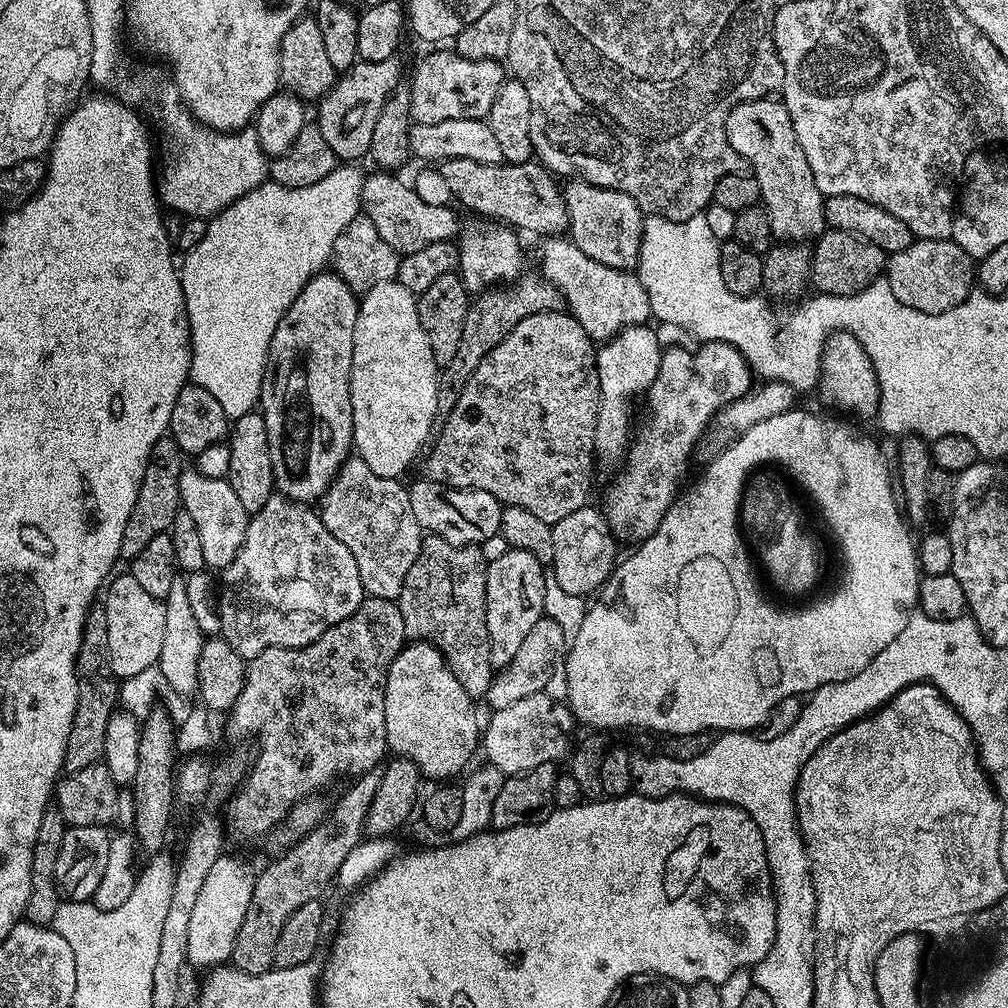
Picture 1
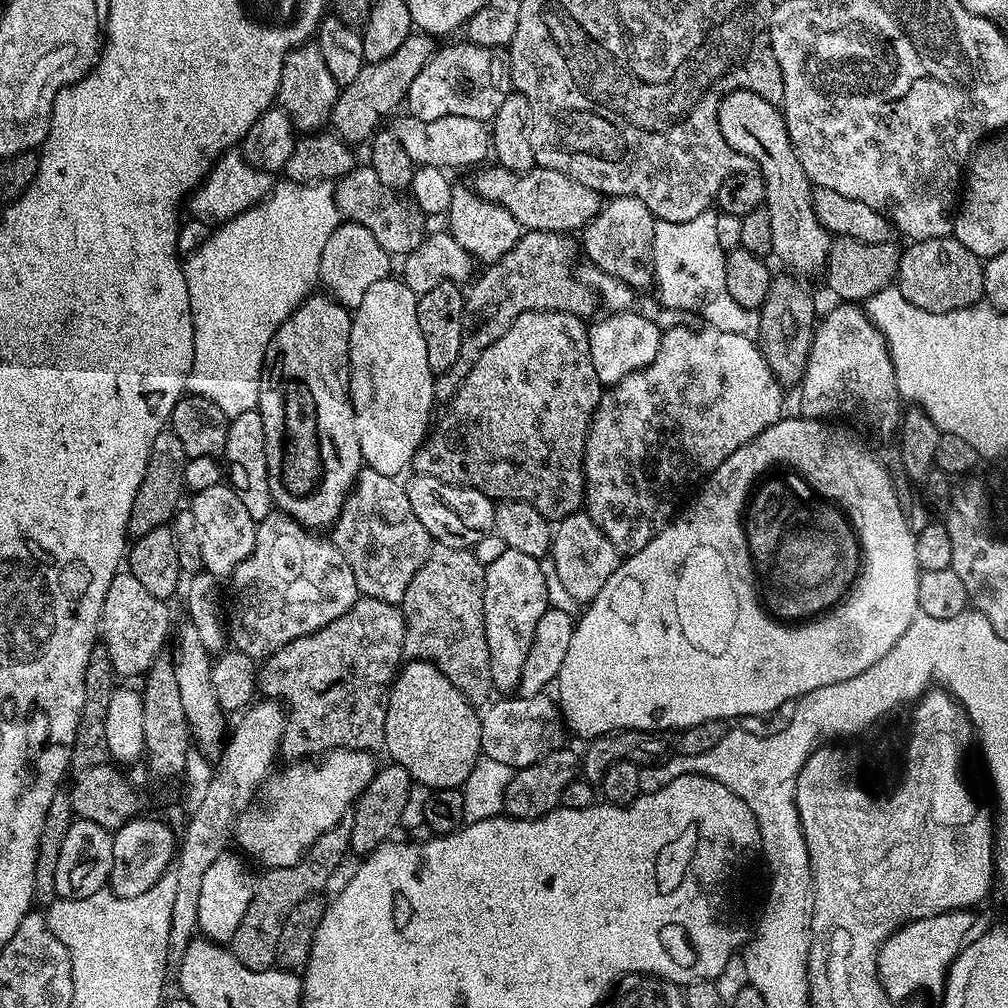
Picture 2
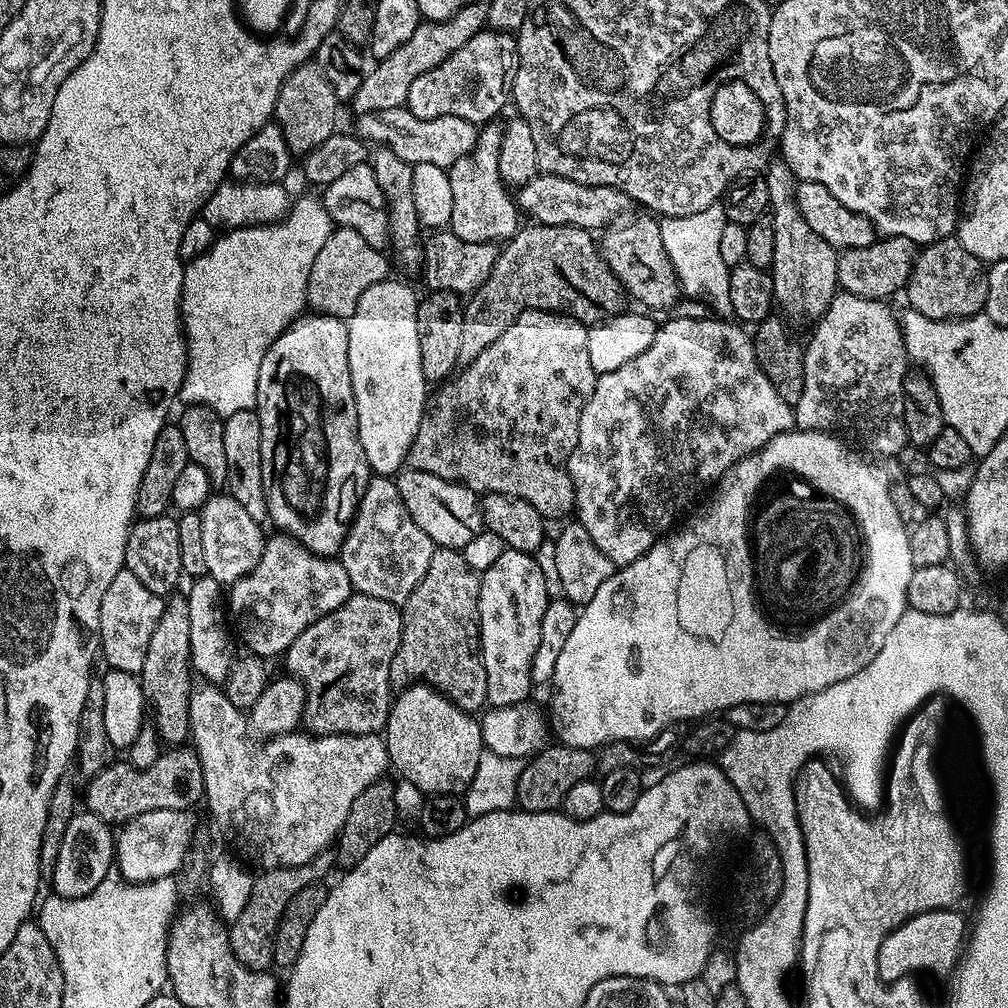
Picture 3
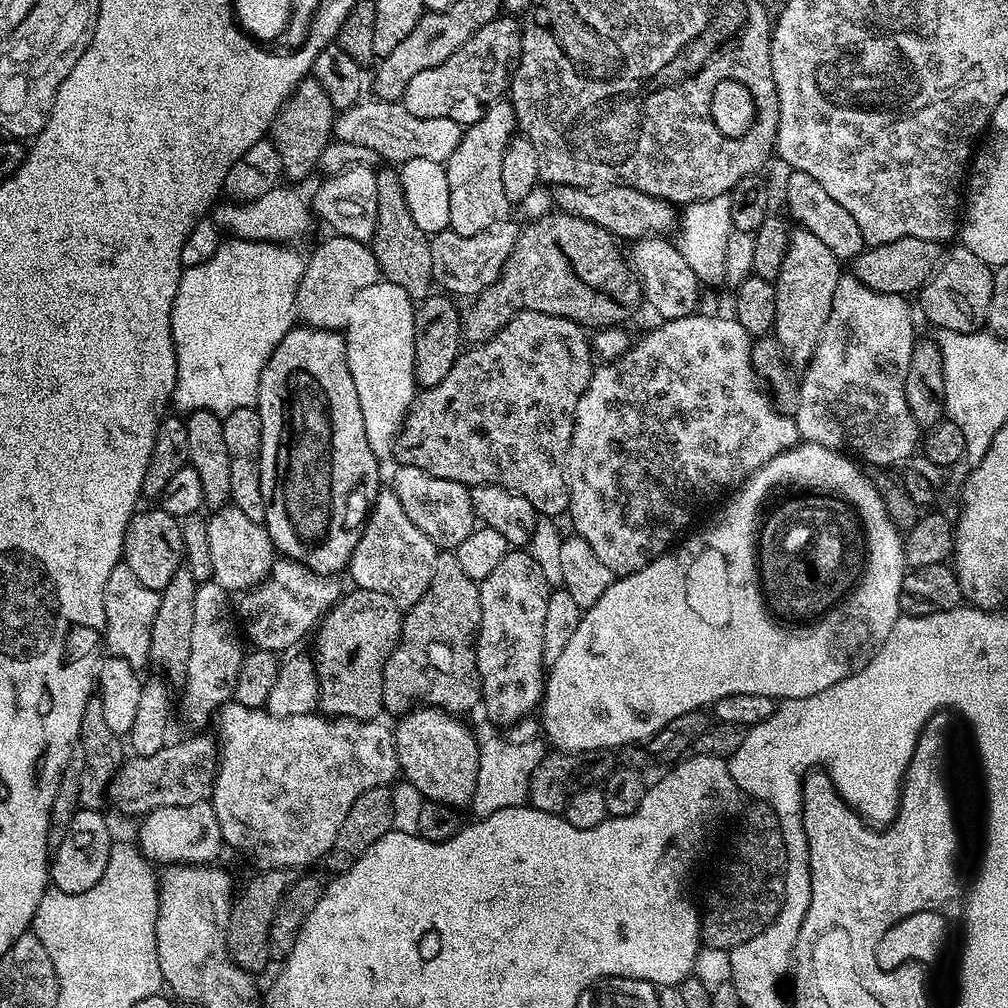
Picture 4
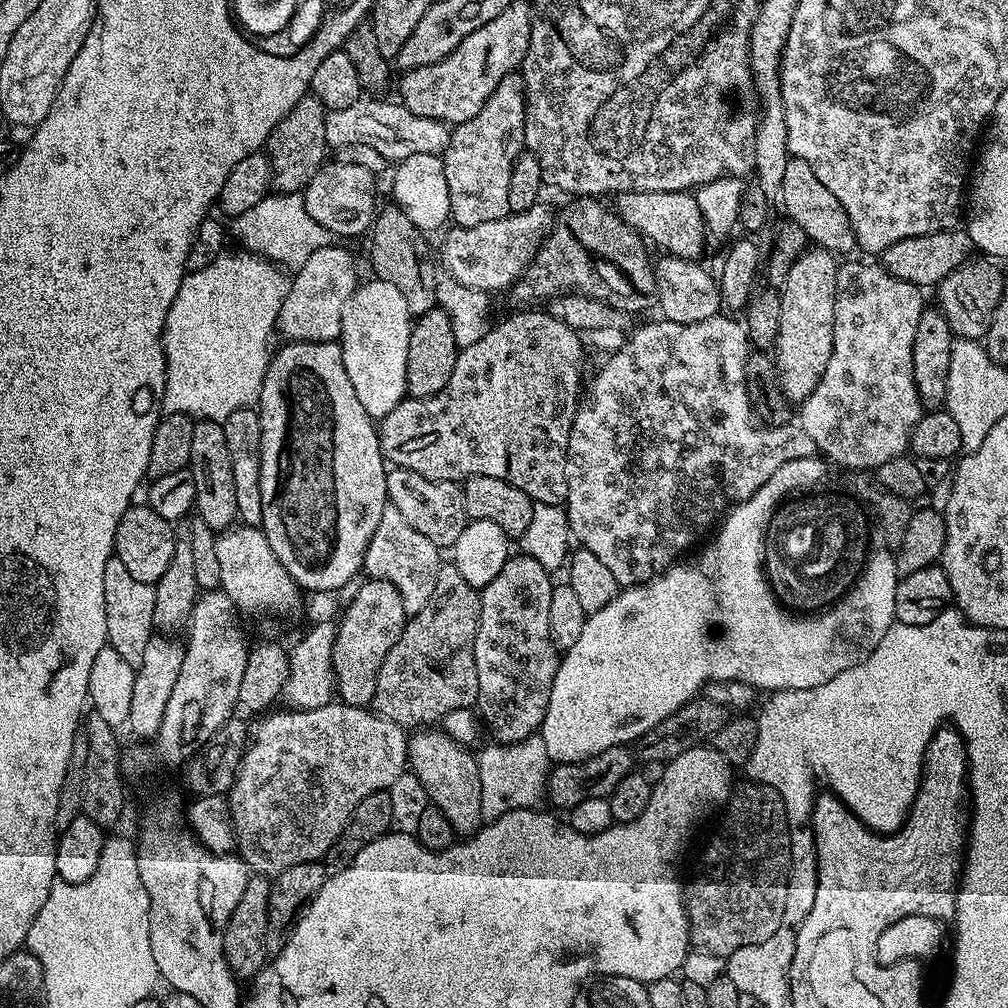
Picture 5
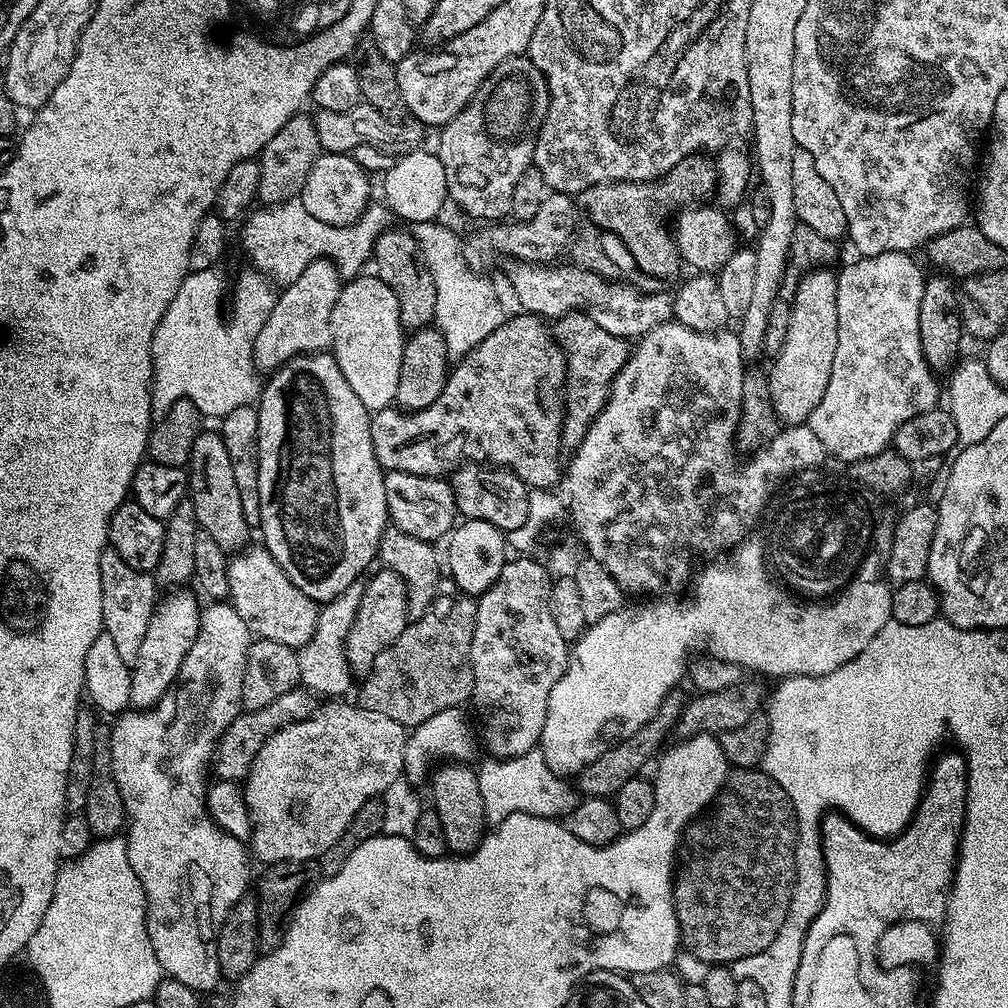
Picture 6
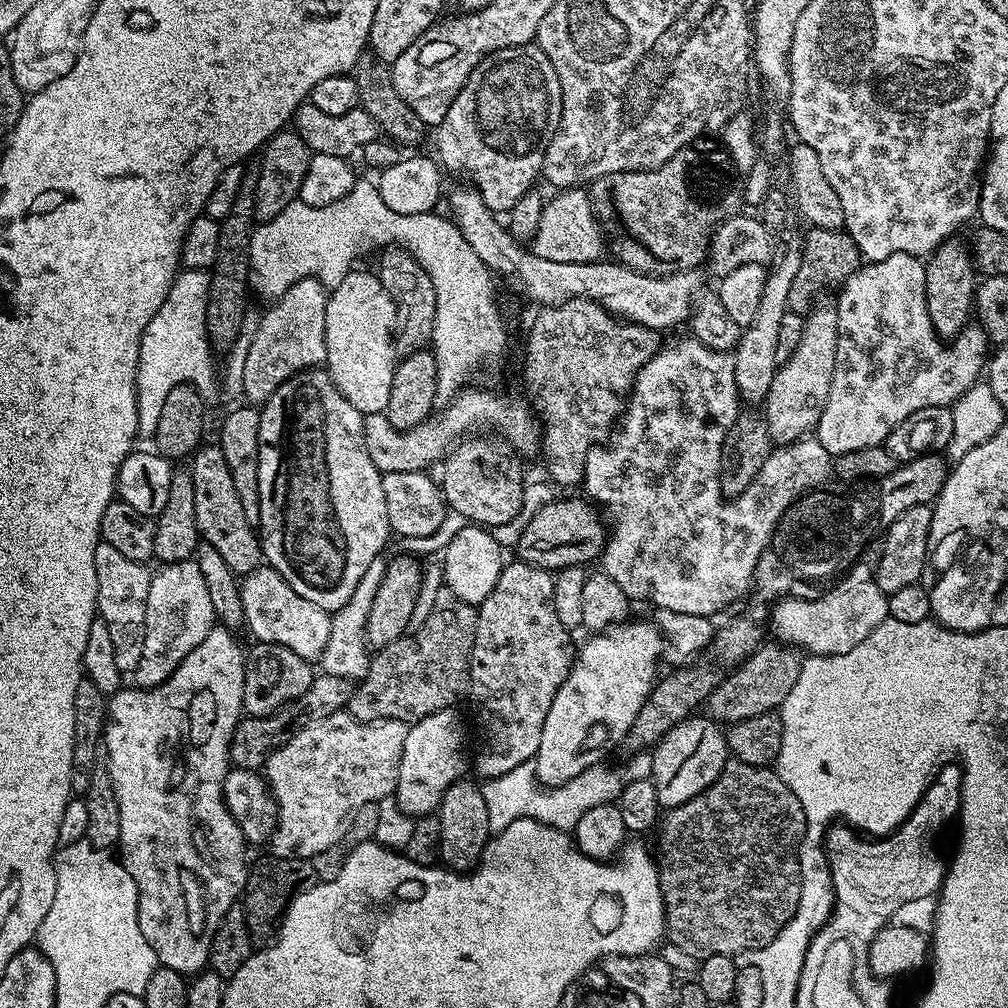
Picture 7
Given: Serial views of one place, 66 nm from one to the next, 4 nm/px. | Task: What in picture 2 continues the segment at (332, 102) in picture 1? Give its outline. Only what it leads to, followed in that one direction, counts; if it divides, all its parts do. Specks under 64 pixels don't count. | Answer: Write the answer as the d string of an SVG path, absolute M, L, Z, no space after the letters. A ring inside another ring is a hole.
M413 34L390 54L390 58L382 58L373 64L365 63L364 69L354 78L354 82L343 85L340 96L334 102L330 117L331 127L340 139L353 146L367 141L381 127L380 119L391 108L396 108L405 103L410 82L418 78L418 70L426 66L426 62L434 51L433 37L427 34Z

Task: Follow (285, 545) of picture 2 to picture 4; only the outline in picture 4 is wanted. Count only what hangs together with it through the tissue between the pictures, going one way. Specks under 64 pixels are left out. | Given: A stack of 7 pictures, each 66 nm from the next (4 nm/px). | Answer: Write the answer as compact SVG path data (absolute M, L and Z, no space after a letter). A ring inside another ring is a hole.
M277 559L268 577L239 597L238 620L247 643L252 643L253 649L273 654L294 647L319 625L324 613L340 599L342 587L338 581L336 576L320 576L293 560Z

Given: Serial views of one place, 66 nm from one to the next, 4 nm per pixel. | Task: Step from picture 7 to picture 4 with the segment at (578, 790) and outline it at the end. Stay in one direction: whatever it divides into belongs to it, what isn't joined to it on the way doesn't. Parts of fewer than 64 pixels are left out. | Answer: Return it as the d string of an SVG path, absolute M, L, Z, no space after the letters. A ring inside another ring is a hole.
M508 738L483 741L478 762L478 786L474 786L474 798L470 805L470 812L473 812L471 815L479 818L498 810L521 807L528 798L530 778L544 755L546 744L540 738L521 744L513 744Z

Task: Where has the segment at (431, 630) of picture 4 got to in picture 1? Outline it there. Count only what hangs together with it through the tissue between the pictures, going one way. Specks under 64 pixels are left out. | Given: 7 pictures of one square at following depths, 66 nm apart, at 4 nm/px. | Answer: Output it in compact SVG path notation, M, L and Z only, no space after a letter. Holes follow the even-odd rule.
M429 535L420 545L418 558L414 566L406 573L406 582L402 582L400 591L400 613L404 623L404 635L409 641L426 640L444 655L454 678L462 682L462 690L473 698L487 697L492 685L494 669L490 658L490 638L486 630L486 574L488 561L482 550L474 544L451 544L442 538Z

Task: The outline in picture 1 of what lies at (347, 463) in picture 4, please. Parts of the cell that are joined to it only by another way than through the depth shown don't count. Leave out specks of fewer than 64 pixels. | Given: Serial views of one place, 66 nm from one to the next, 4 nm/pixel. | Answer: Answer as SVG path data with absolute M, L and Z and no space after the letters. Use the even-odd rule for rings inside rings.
M335 271L319 272L318 275L310 278L310 282L306 282L306 286L302 286L302 290L294 298L293 304L286 310L282 320L278 322L274 336L270 340L268 361L265 362L258 408L266 422L266 438L270 442L272 483L279 495L287 496L288 499L302 504L311 505L313 502L319 501L354 448L352 442L352 407L350 406L350 374L352 373L352 359L354 358L354 326L358 322L359 309L357 293L352 292L350 286L346 286L346 282L342 282L342 278L337 276Z

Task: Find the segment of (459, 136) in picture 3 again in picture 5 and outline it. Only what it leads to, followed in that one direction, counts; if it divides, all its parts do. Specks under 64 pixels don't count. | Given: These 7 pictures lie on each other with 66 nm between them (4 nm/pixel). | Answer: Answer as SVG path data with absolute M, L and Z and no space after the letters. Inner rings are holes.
M361 98L354 106L346 106L346 110L328 112L324 118L325 142L329 149L342 146L374 146L378 154L382 154L390 162L399 162L410 158L410 154L434 154L440 156L448 144L449 125L443 120L422 118L414 114L403 103L391 104L388 100L368 100Z

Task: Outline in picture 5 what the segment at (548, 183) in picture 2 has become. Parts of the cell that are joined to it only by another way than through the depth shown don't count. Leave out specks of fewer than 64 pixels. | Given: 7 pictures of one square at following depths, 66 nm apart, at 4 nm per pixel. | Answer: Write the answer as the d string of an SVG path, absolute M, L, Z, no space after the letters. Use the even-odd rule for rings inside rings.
M622 192L615 197L614 211L623 224L657 244L667 255L699 261L704 252L706 229L695 195L686 192Z

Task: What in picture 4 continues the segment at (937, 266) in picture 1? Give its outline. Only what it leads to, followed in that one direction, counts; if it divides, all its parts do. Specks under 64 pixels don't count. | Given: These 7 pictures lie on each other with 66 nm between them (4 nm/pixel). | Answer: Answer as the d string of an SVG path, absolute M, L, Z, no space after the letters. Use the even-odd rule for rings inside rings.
M962 246L947 249L938 267L920 288L920 308L924 316L936 327L945 332L979 332L987 325L990 310L990 294L994 294L993 265L982 262L978 254L970 254Z

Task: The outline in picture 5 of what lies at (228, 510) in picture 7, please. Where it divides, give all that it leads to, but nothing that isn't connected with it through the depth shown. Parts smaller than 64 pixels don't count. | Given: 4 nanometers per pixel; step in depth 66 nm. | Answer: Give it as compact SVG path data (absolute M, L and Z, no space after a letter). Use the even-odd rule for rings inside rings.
M196 420L190 446L190 471L196 491L195 515L219 534L235 525L238 498L234 498L234 469L230 466L230 449L226 446L224 425L218 420Z

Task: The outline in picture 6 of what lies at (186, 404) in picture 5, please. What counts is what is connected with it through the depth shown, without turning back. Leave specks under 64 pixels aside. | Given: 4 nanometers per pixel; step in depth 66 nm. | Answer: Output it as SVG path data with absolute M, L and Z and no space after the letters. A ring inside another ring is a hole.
M299 198L257 207L243 221L244 233L240 240L253 266L261 273L244 272L237 278L232 288L230 318L224 320L220 316L224 276L220 273L221 269L215 267L189 272L182 286L178 286L174 302L170 302L166 314L162 314L162 322L158 322L154 330L153 417L164 416L174 402L182 399L190 401L204 418L222 418L230 414L230 410L238 410L238 406L252 404L262 391L262 380L259 380L261 377L253 362L254 341L265 326L277 298L271 282L264 276L269 276L277 286L283 286L294 282L294 278L298 278L298 274L302 274L310 262L330 260L340 271L341 277L355 278L365 271L364 263L367 265L371 261L376 239L393 220L392 213L380 202L369 203L364 213L346 226L318 222L318 218L314 218L314 214L302 206Z

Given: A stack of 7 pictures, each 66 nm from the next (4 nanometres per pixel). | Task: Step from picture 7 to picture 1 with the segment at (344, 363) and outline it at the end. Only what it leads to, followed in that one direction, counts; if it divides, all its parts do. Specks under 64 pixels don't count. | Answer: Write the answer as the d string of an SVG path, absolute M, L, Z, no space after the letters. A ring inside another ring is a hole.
M387 280L363 293L358 322L354 326L354 358L350 374L354 452L370 466L370 470L374 470L374 474L391 480L403 477L403 472L415 462L420 447L429 443L438 410L438 365L430 350L430 338L426 338L426 330L422 330L416 302L414 293L406 290L399 280Z

